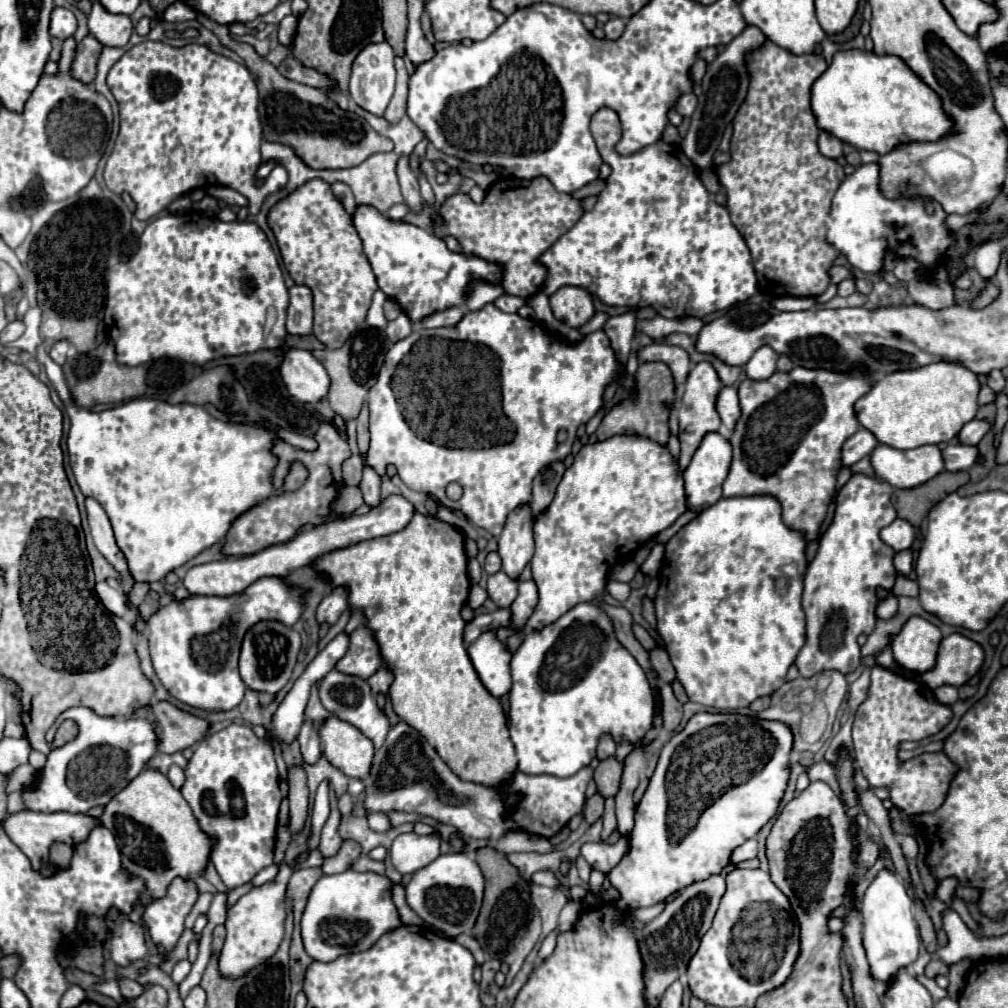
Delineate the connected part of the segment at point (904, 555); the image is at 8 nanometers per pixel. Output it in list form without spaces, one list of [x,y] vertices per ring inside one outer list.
[[[905,550],[905,552],[895,554],[895,558],[893,558],[893,566],[895,566],[897,576],[909,576],[909,572],[911,572],[911,568],[913,568],[911,550]]]

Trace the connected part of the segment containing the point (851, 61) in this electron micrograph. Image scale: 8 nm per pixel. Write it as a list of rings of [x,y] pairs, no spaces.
[[[845,50],[833,56],[825,76],[813,84],[813,114],[817,116],[817,126],[821,130],[833,132],[833,136],[859,150],[873,150],[877,154],[893,152],[897,146],[909,142],[937,142],[949,136],[955,128],[955,122],[943,110],[937,92],[929,88],[899,56],[877,56],[865,50]]]

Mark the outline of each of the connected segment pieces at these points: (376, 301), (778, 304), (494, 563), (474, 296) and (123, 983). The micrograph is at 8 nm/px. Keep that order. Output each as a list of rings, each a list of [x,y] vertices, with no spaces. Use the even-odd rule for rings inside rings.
[[[377,290],[373,294],[373,304],[367,312],[367,324],[369,326],[375,326],[375,328],[385,328],[387,326],[387,318],[383,316],[383,302],[385,300],[387,300],[387,296],[381,290]]]
[[[781,296],[773,300],[773,306],[777,310],[787,310],[787,312],[795,312],[795,310],[809,310],[815,306],[813,298],[795,298],[795,296]]]
[[[489,552],[483,568],[485,568],[487,574],[497,574],[501,570],[501,558],[499,558],[499,554],[497,552]]]
[[[473,284],[473,292],[469,292],[469,300],[467,300],[467,308],[481,308],[487,302],[493,302],[497,296],[505,294],[505,290],[501,286],[493,286],[493,284]]]
[[[123,978],[123,980],[119,980],[119,986],[121,986],[121,994],[123,994],[127,1000],[133,1000],[133,998],[137,998],[137,996],[143,994],[143,986],[141,986],[139,982],[135,982],[135,980]]]

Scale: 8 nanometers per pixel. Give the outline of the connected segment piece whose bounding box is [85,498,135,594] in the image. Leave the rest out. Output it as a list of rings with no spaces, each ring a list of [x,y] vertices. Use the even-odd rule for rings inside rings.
[[[93,498],[85,500],[85,508],[87,508],[87,518],[89,518],[89,526],[91,526],[91,534],[93,534],[97,550],[119,572],[121,592],[129,594],[133,590],[133,586],[135,586],[135,580],[133,580],[133,576],[129,572],[129,566],[127,566],[127,560],[125,560],[123,552],[119,550],[119,546],[115,542],[115,534],[113,534],[113,528],[111,528],[111,522],[109,522],[105,510]]]

